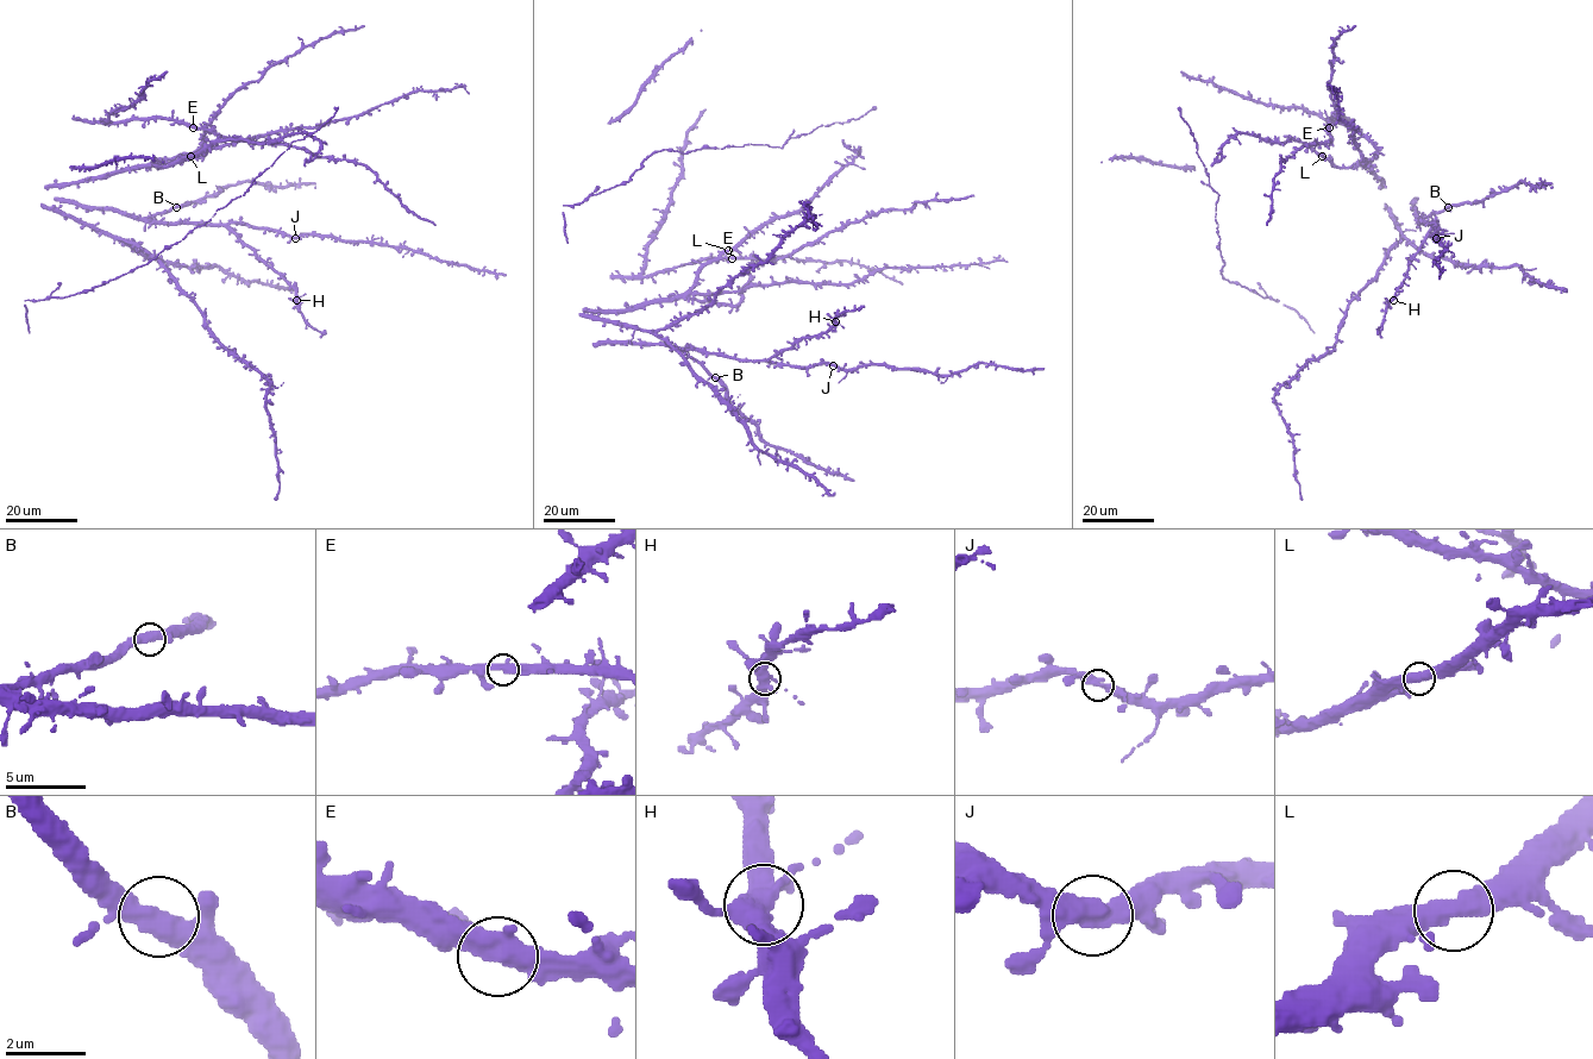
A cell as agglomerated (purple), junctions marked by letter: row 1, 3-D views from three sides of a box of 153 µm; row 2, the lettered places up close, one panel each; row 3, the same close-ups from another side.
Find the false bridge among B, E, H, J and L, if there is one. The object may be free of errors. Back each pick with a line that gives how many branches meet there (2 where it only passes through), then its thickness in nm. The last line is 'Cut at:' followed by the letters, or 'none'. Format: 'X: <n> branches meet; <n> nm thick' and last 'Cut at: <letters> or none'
Cut at: none

